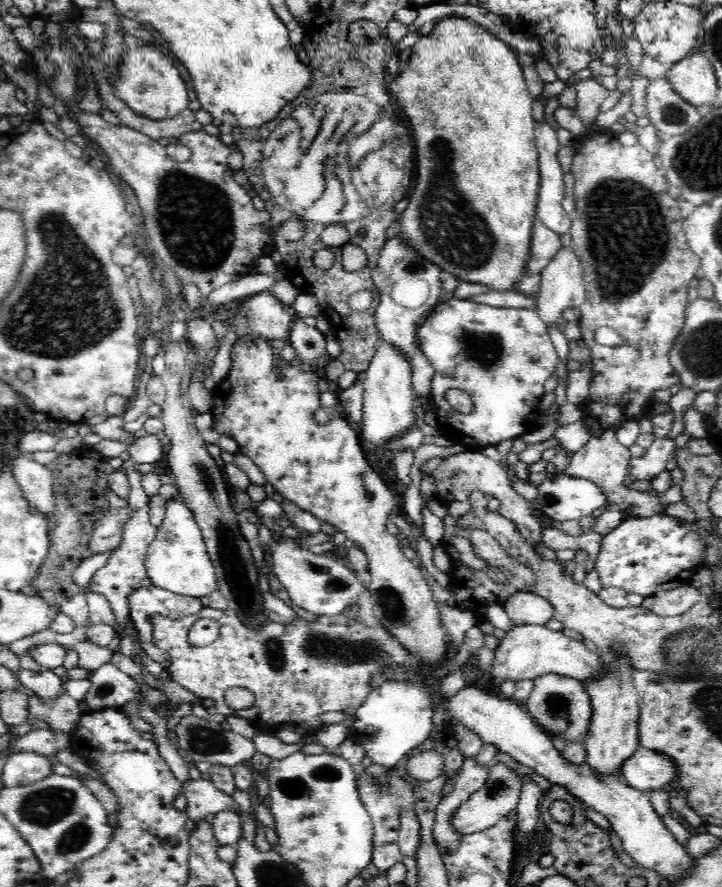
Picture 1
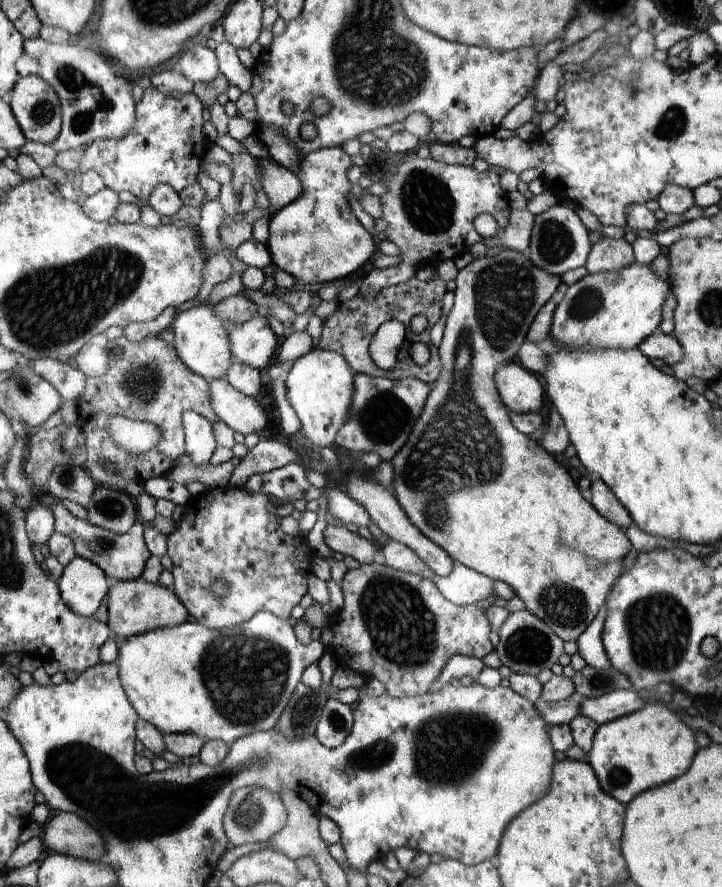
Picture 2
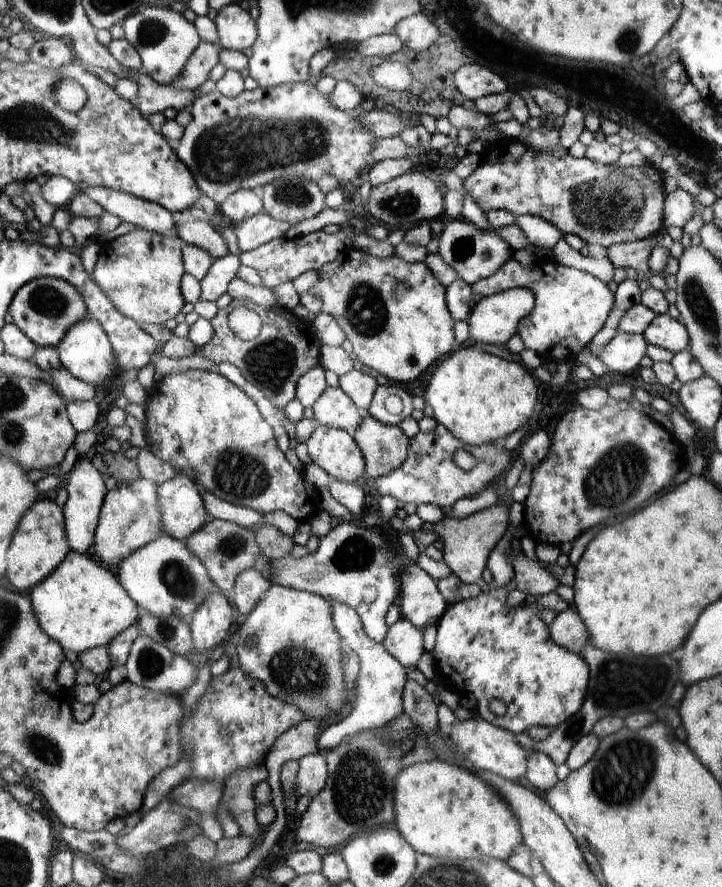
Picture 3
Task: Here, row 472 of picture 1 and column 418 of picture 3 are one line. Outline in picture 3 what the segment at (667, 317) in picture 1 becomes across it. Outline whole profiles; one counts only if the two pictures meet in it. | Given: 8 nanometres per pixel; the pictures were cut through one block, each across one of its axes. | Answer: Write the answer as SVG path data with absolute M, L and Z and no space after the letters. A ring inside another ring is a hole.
M408 562L400 578L400 594L395 601L402 619L420 628L432 618L442 617L447 610L447 601L440 594L437 582L416 563Z

